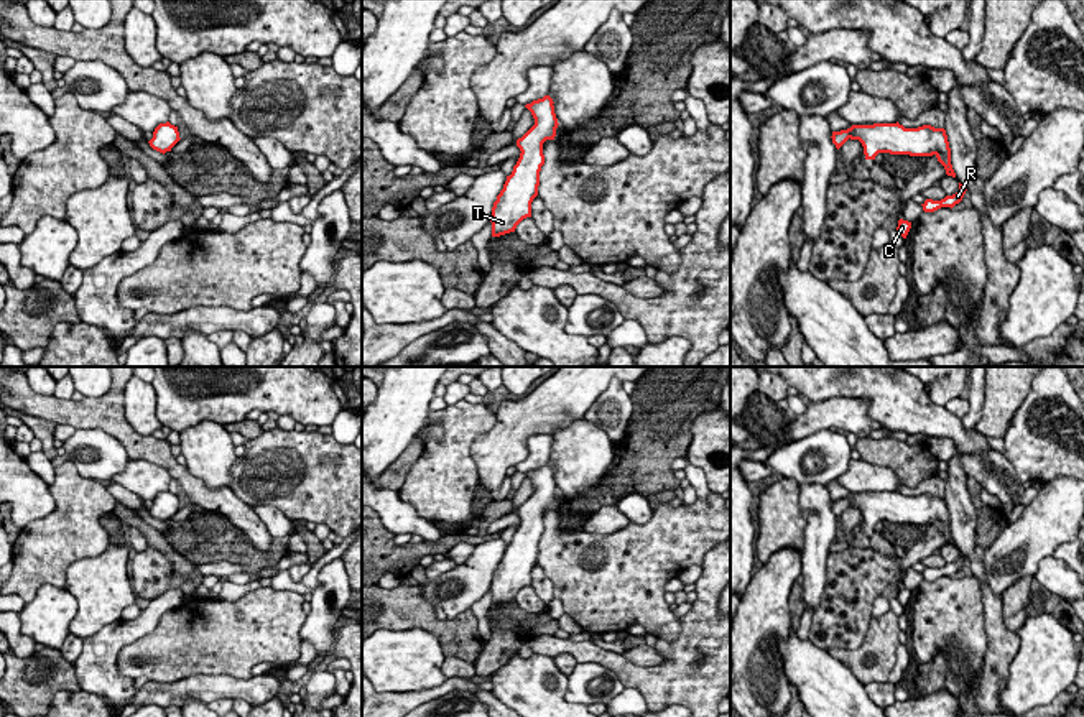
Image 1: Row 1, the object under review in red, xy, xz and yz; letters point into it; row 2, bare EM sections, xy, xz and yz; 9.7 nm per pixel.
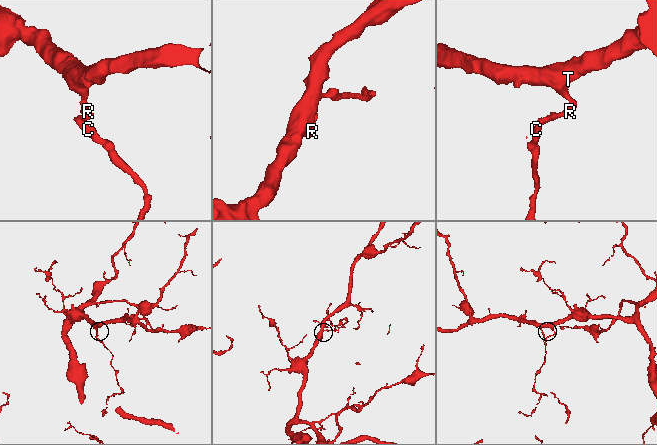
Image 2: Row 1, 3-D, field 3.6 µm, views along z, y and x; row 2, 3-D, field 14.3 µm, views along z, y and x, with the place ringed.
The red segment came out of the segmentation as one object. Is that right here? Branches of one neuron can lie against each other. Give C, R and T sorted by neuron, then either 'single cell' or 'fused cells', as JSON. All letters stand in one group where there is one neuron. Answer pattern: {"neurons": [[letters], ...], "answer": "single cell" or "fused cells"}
{"neurons": [["C", "R", "T"]], "answer": "single cell"}

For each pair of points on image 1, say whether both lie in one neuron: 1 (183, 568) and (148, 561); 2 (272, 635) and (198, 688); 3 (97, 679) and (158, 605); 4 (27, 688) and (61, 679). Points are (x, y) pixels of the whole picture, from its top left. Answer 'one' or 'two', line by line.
1: two
2: two
3: one
4: one

